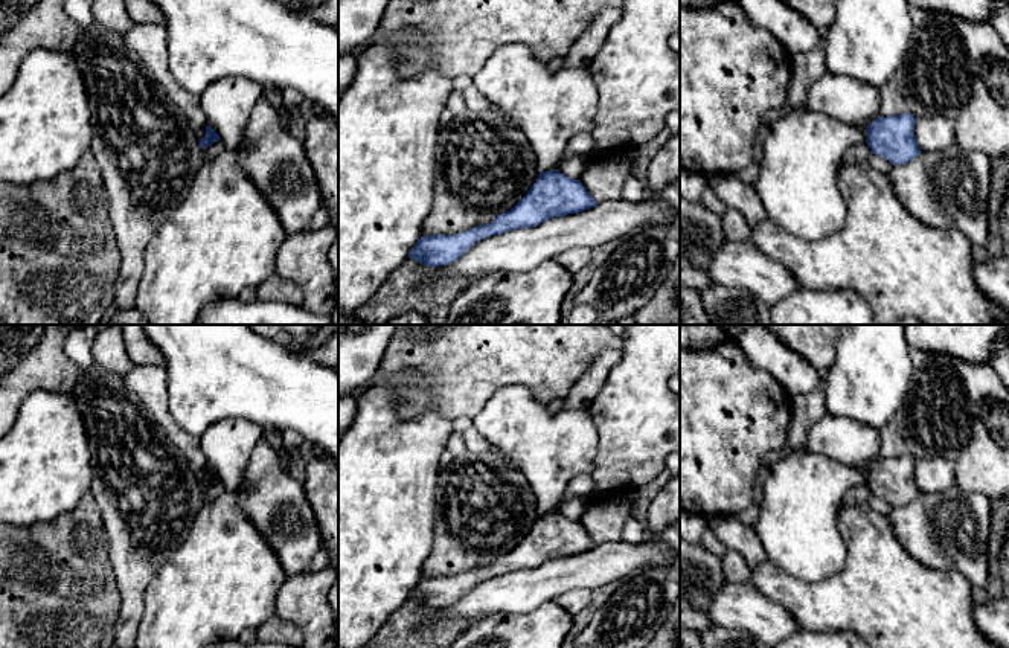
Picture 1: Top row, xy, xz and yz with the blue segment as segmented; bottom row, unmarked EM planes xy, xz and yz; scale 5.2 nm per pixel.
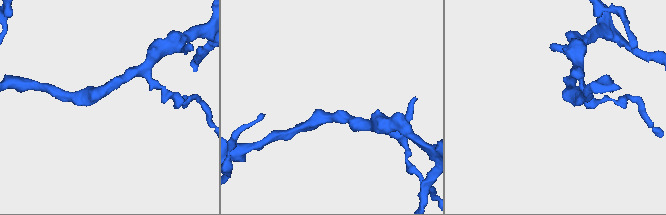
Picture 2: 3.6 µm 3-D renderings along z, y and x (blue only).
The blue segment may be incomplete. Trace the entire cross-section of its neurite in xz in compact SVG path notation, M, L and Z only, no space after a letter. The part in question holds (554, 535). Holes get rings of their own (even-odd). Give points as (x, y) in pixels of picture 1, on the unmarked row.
M558 511L540 514L530 532L492 564L457 576L424 576L416 582L408 599L427 608L450 607L483 579L530 570L553 558L590 552L596 546L581 521L572 521Z

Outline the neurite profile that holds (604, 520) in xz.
M633 489L620 503L608 500L591 503L579 521L596 544L620 541L623 524L637 512L637 500L639 492Z

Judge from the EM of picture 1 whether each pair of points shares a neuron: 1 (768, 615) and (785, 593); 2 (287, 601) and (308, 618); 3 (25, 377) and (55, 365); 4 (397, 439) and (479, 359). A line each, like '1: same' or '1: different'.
1: different
2: same
3: same
4: different

